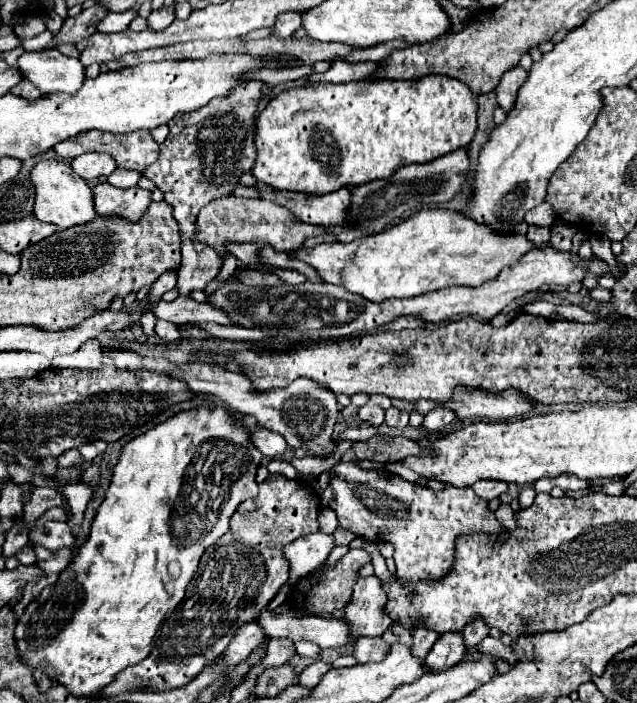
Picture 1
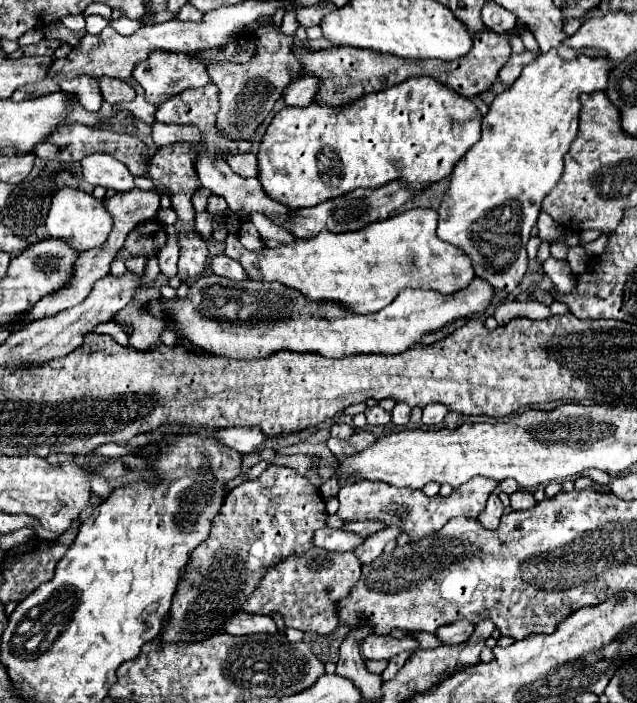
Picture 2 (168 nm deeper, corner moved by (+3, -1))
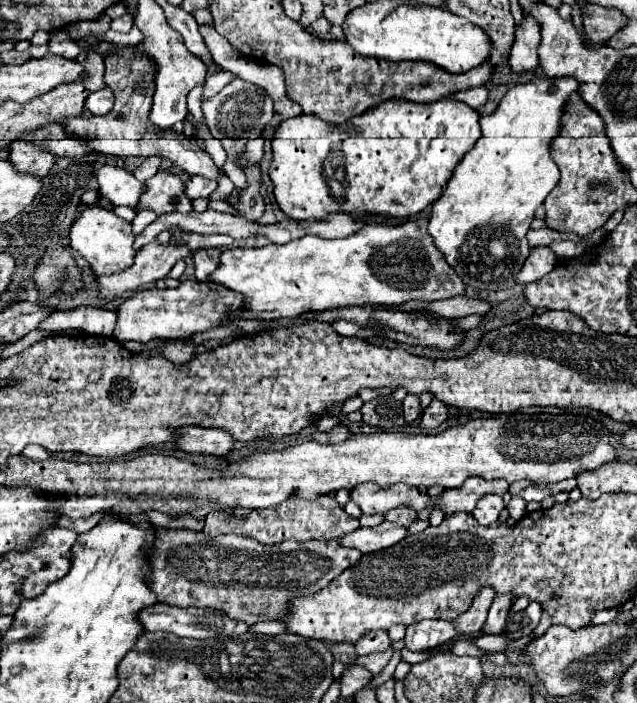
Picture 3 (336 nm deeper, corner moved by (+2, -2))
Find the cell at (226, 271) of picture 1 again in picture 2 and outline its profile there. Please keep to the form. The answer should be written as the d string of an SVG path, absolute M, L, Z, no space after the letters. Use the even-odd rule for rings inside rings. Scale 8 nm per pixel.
M410 209L360 231L320 231L314 239L300 239L294 245L254 253L242 247L238 235L230 233L226 237L224 255L238 259L250 279L280 281L314 301L330 299L352 307L356 313L374 313L386 307L396 293L406 287L450 295L470 285L476 275L472 259L462 253L462 249L440 241L436 227L438 213L434 209Z

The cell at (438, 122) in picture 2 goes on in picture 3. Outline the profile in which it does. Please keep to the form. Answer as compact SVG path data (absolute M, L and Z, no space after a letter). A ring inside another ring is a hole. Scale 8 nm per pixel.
M451 98L429 104L389 100L357 116L351 124L357 132L341 132L339 126L329 126L329 122L323 122L313 114L301 114L283 120L277 128L269 174L275 184L275 200L291 220L325 220L329 214L337 212L393 218L419 214L443 194L453 170L463 160L463 154L467 154L481 136L479 112Z

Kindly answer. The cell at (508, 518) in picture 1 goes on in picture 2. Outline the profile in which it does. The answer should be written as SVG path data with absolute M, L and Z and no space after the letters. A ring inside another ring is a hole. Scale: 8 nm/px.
M492 493L490 499L488 499L488 505L486 505L486 509L484 509L484 513L480 515L478 521L480 521L486 529L496 529L498 523L500 523L502 513L504 513L504 505L502 505L502 501L498 499L496 493Z

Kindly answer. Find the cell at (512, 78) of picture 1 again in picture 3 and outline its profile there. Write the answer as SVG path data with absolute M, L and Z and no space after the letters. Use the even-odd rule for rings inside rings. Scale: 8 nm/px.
M523 16L523 20L515 28L515 44L511 48L511 68L515 72L525 72L525 70L535 70L539 64L537 48L541 40L541 28L533 18Z

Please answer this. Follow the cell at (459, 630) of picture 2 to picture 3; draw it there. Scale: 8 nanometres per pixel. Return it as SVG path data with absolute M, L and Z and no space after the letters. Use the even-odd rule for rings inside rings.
M485 586L485 590L479 590L477 598L473 598L471 608L453 620L453 624L457 626L457 630L461 634L471 634L471 632L477 632L483 628L483 624L487 620L487 610L493 602L493 596L495 596L495 590L491 586Z

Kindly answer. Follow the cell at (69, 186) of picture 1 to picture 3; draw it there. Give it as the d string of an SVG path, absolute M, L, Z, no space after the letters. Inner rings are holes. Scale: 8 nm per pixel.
M85 206L81 218L75 218L69 228L69 240L71 240L71 248L91 264L97 276L117 274L121 270L127 270L133 264L135 236L133 236L131 224L99 206Z

